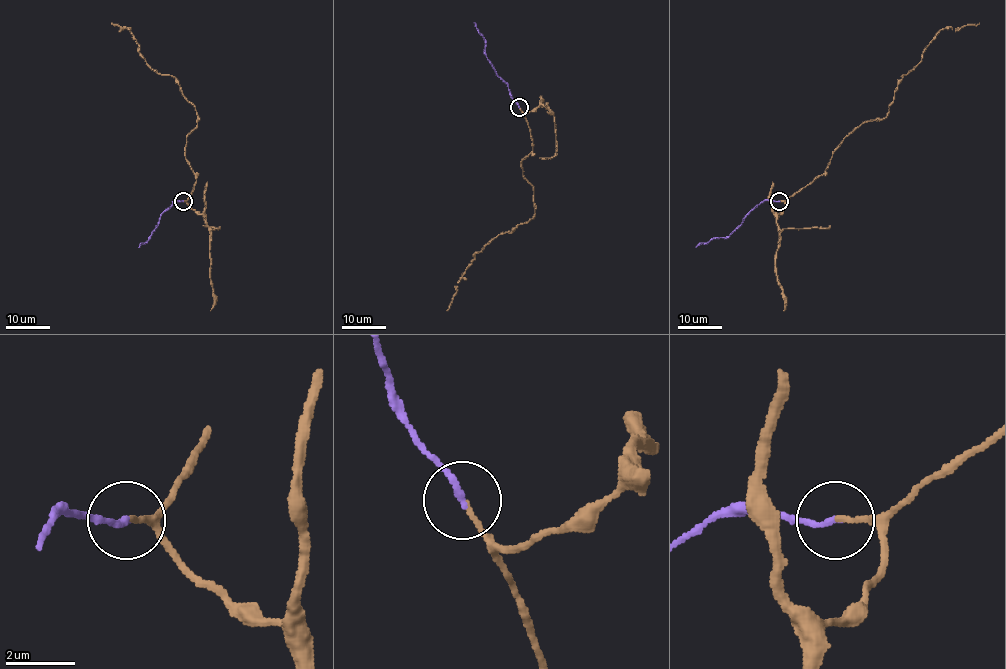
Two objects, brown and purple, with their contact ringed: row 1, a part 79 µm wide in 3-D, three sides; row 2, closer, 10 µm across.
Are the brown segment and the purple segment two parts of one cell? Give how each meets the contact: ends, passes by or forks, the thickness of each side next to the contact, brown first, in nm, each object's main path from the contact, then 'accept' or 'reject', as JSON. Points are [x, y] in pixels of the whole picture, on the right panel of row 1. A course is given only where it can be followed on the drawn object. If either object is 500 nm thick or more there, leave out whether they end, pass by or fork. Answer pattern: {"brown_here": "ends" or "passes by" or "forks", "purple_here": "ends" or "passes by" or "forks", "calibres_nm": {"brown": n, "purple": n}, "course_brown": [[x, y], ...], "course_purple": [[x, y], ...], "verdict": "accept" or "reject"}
{"brown_here": "ends", "purple_here": "ends", "calibres_nm": {"brown": 130, "purple": 190}, "course_brown": [[779, 201], [821, 175], [834, 149], [857, 126], [885, 116], [902, 75], [921, 60], [941, 29], [979, 23]], "course_purple": [[779, 201], [761, 201], [729, 236], [713, 237], [696, 247]], "verdict": "accept"}

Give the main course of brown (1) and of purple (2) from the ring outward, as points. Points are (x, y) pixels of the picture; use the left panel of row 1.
1: (183, 201), (196, 175), (185, 158), (195, 107), (175, 78), (154, 71), (128, 29), (111, 23)
2: (183, 201), (173, 201), (160, 215), (150, 236), (138, 247)

